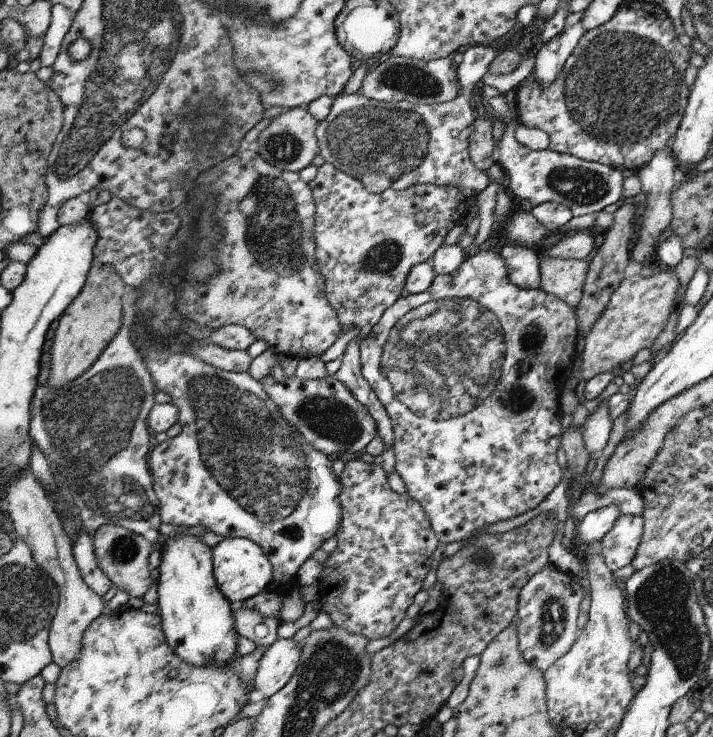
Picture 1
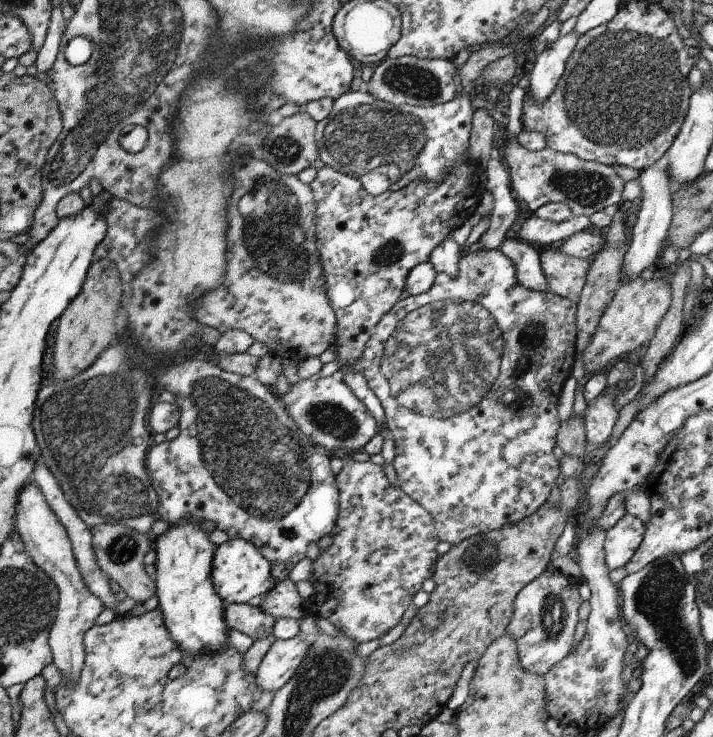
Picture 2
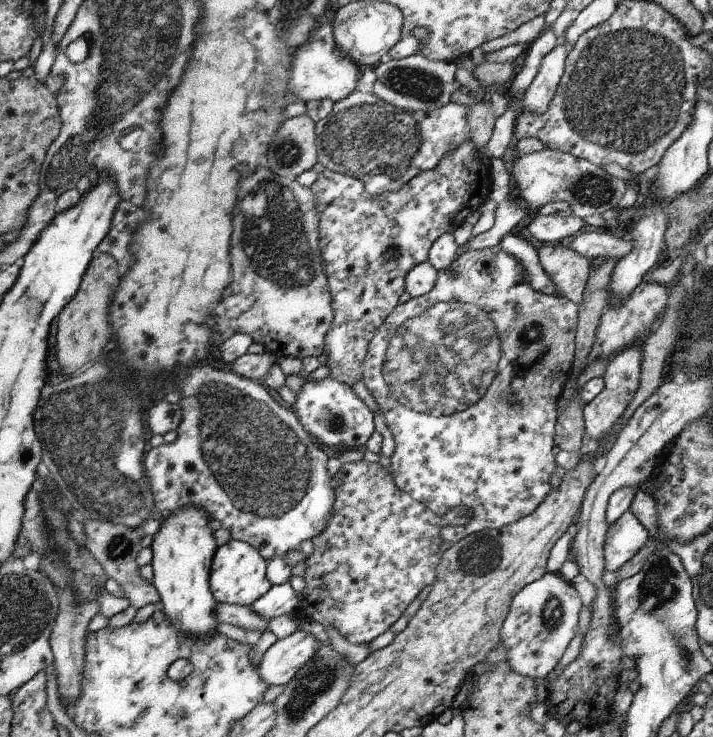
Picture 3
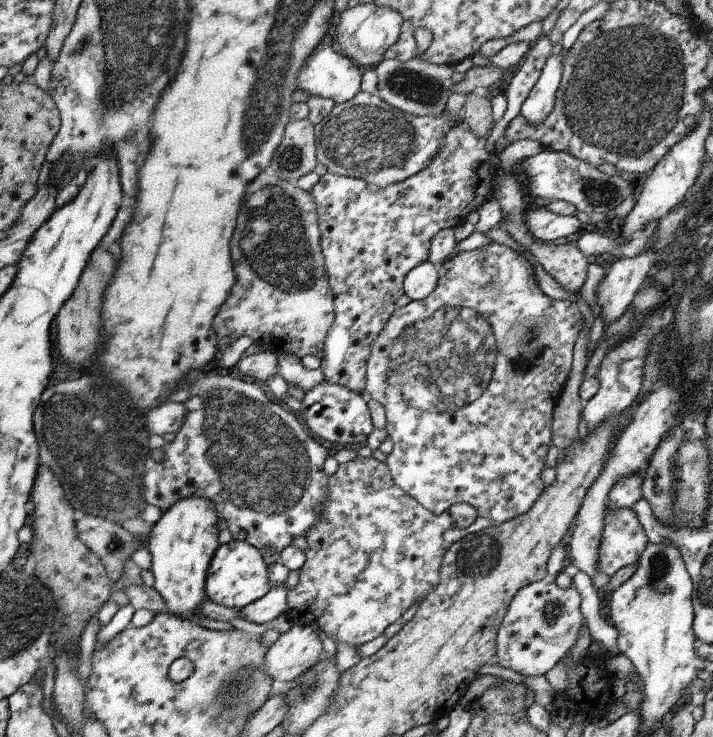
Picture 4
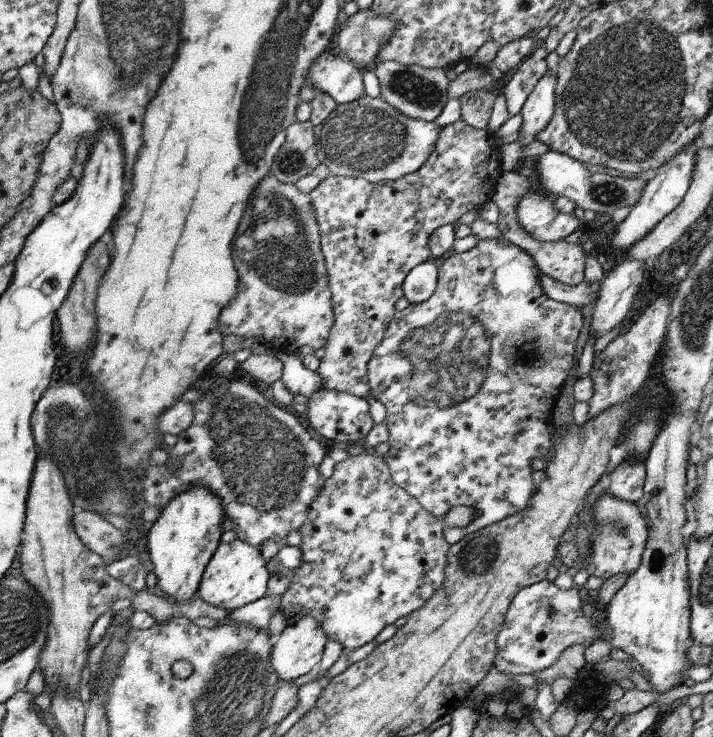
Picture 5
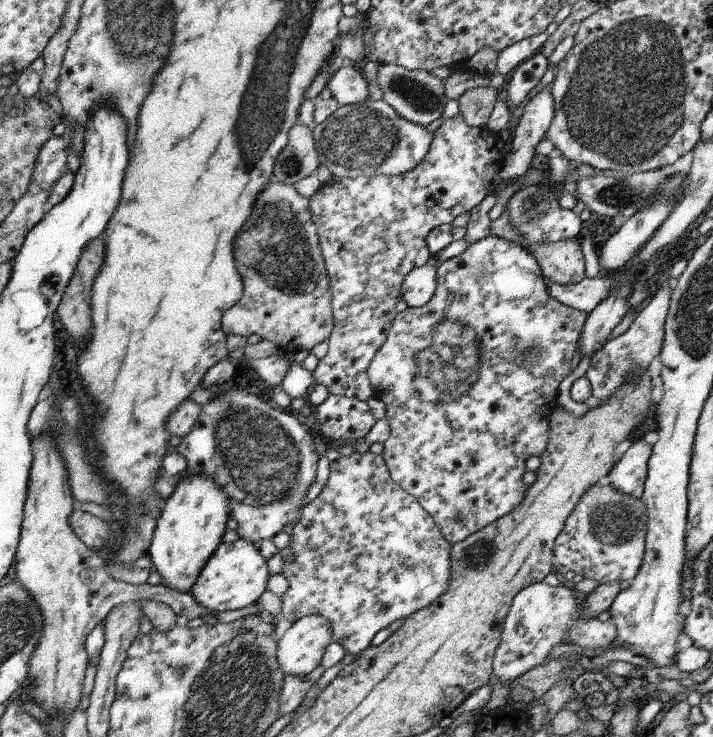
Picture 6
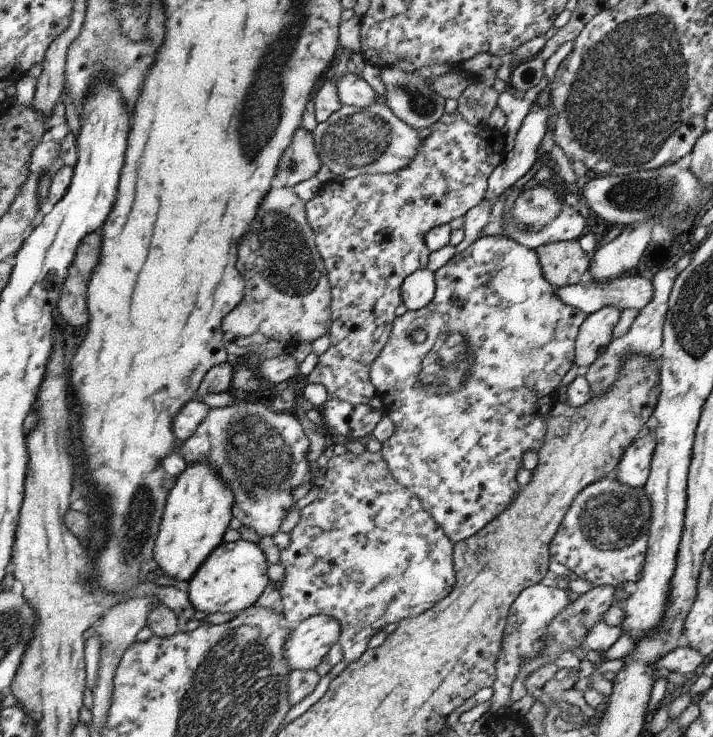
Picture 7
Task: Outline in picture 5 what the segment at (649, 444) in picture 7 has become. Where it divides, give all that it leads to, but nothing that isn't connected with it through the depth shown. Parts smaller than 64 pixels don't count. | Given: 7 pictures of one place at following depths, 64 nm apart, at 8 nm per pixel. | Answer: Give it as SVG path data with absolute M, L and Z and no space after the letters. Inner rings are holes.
M628 457L609 474L610 487L607 492L625 501L640 504L646 478L645 461Z

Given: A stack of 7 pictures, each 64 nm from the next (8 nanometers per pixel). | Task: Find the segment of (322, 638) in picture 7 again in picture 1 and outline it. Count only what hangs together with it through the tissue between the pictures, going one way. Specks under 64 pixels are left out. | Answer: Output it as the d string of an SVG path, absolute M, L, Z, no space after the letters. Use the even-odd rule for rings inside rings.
M276 639L259 660L259 667L253 680L254 688L261 690L267 698L284 688L298 668L301 652L298 641Z

